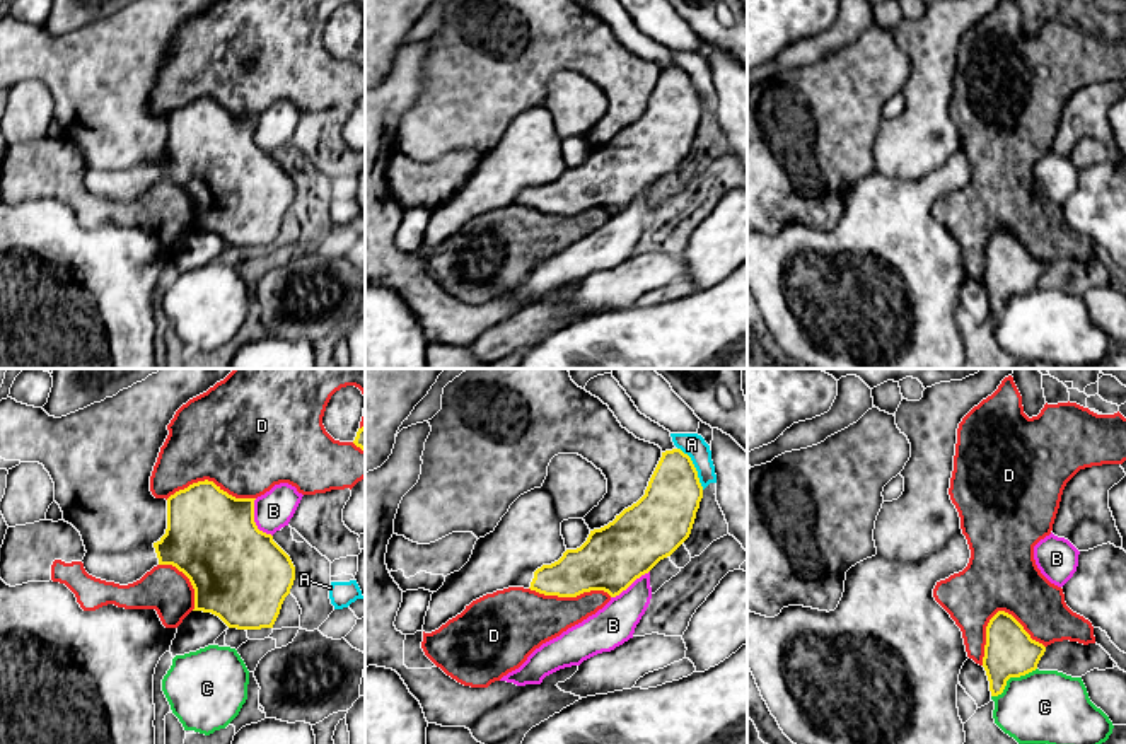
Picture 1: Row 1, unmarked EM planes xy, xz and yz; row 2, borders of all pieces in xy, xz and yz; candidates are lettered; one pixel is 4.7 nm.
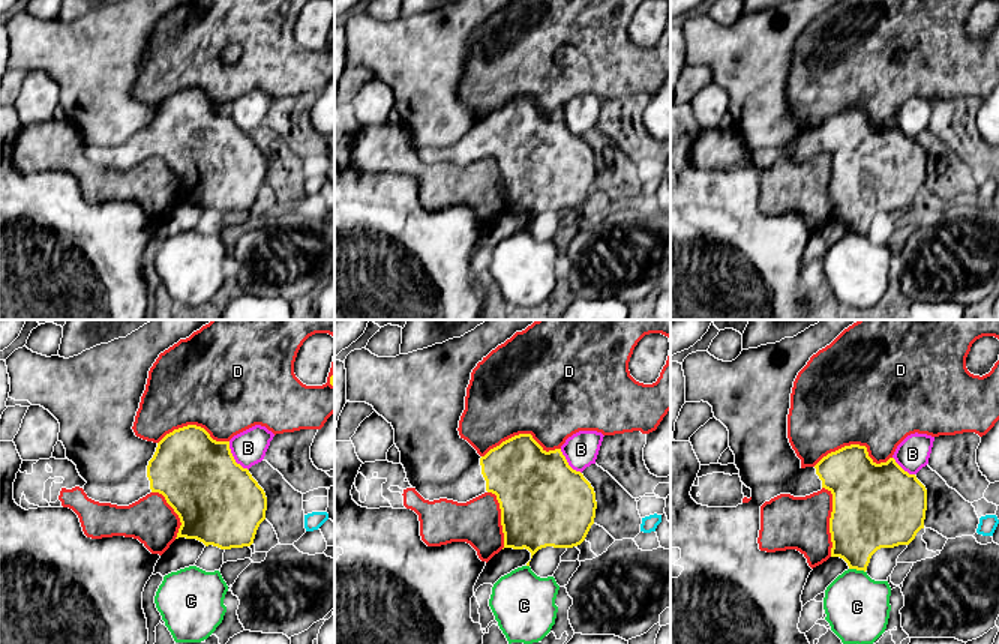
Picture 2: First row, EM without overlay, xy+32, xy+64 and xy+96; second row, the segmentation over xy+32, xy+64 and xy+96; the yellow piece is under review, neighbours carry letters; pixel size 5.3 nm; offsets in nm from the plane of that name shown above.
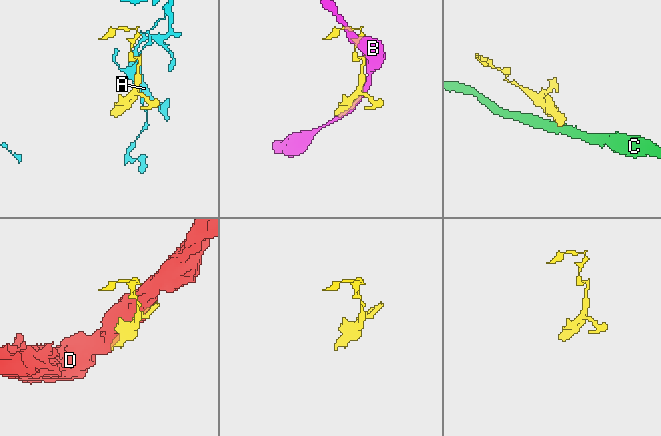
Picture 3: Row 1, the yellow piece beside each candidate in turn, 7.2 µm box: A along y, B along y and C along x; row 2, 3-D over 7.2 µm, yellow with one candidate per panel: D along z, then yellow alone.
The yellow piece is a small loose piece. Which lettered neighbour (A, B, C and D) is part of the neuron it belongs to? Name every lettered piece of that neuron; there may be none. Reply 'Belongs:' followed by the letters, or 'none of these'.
Belongs: none of these

